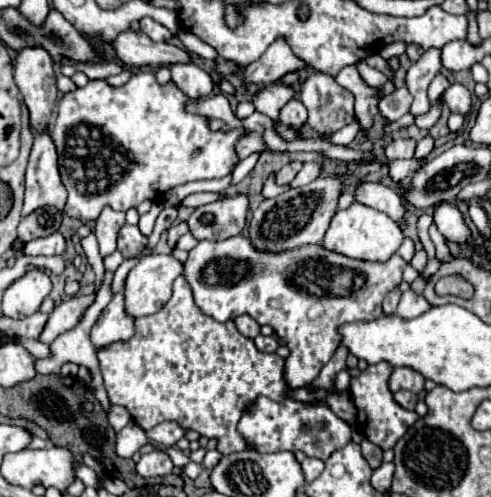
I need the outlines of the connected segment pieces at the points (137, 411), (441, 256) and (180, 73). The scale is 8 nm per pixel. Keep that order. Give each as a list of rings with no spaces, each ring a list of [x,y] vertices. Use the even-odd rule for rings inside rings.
[[[184,274],[174,280],[174,294],[162,310],[134,322],[136,334],[130,340],[96,350],[110,402],[126,406],[144,430],[170,420],[206,438],[220,438],[222,454],[248,448],[236,432],[238,418],[256,396],[284,400],[284,358],[260,352],[250,338],[238,334],[232,320],[218,322],[198,310]]]
[[[434,224],[430,226],[430,238],[432,238],[434,246],[436,246],[436,258],[440,262],[452,262],[454,260],[454,254],[450,252],[450,248],[446,244],[446,238],[442,238],[442,234],[438,232],[438,228]]]
[[[170,64],[168,68],[172,72],[172,82],[188,98],[204,98],[214,90],[212,76],[196,64]]]

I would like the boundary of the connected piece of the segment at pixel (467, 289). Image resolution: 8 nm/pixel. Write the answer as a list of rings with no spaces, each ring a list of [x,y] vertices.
[[[448,276],[448,278],[440,278],[438,284],[436,284],[436,292],[440,296],[444,294],[452,294],[452,296],[460,296],[464,300],[468,300],[472,296],[472,286],[462,280],[462,278],[454,278],[454,276]]]

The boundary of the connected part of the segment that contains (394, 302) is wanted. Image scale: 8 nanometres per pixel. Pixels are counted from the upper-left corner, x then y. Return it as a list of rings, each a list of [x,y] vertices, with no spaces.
[[[394,288],[394,290],[384,298],[384,302],[382,302],[382,312],[384,312],[386,316],[394,314],[394,312],[396,312],[396,306],[398,306],[398,300],[400,300],[400,290]]]

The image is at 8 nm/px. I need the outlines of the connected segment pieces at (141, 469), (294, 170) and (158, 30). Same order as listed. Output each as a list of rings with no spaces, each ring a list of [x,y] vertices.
[[[152,452],[152,454],[142,454],[140,462],[136,464],[136,472],[142,478],[154,478],[154,476],[166,476],[174,468],[172,460],[162,454],[162,452]]]
[[[290,162],[286,166],[282,166],[278,172],[276,172],[276,184],[290,184],[292,178],[298,174],[298,170],[302,168],[302,162]]]
[[[142,18],[140,26],[142,26],[142,32],[148,34],[154,42],[170,42],[172,40],[172,32],[152,18]]]

